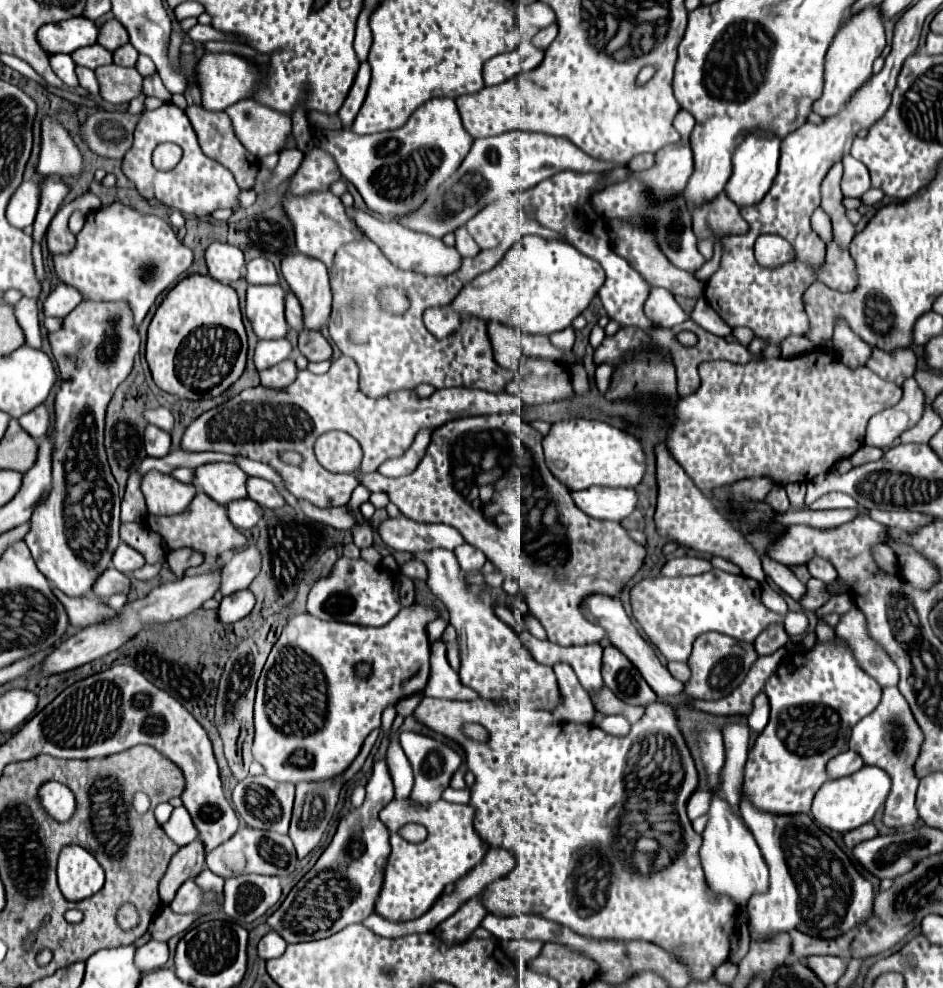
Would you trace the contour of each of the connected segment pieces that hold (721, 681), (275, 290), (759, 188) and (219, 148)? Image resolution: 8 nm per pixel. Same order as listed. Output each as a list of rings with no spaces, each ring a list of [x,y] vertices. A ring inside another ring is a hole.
[[[719,632],[701,634],[695,640],[693,652],[687,660],[687,664],[691,668],[691,678],[685,682],[683,692],[697,700],[721,700],[743,682],[743,678],[747,676],[747,672],[755,660],[757,660],[757,652],[755,652],[753,644],[739,642],[739,640],[723,636]]]
[[[249,286],[245,316],[253,326],[253,332],[259,340],[277,340],[285,338],[287,322],[285,322],[285,306],[283,306],[285,290],[275,286]]]
[[[757,130],[745,138],[745,142],[735,150],[733,156],[733,174],[725,186],[725,194],[737,204],[737,206],[749,206],[759,202],[767,190],[771,188],[771,182],[777,174],[777,160],[779,160],[779,144],[781,140],[775,138],[771,132]]]
[[[189,106],[185,110],[185,114],[187,114],[187,118],[197,134],[197,140],[199,140],[203,154],[221,162],[225,168],[229,168],[241,190],[253,188],[255,174],[259,172],[259,160],[235,138],[235,130],[231,130],[231,120],[227,118],[227,114],[225,112],[209,112],[209,110],[203,110],[201,106]]]

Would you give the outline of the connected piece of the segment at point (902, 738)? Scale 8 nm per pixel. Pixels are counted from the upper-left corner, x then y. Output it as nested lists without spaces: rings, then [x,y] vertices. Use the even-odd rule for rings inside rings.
[[[885,688],[883,698],[879,706],[867,714],[859,724],[853,726],[851,738],[849,738],[849,748],[855,750],[865,764],[879,766],[885,770],[891,778],[891,794],[887,796],[887,804],[883,806],[883,824],[889,828],[901,828],[901,826],[911,826],[919,820],[917,808],[915,808],[915,792],[919,778],[913,772],[913,764],[919,756],[923,742],[923,734],[909,710],[907,700],[901,696],[897,688]]]

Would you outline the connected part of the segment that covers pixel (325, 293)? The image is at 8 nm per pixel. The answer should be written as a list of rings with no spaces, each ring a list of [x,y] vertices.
[[[291,254],[281,262],[283,278],[301,302],[303,328],[321,330],[327,324],[331,312],[331,290],[329,276],[323,262],[307,258],[303,254]]]

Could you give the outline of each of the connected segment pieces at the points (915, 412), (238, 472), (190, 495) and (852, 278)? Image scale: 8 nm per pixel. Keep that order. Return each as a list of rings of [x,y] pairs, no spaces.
[[[907,378],[903,382],[903,398],[897,406],[887,408],[879,414],[875,414],[869,420],[865,444],[877,446],[881,450],[889,448],[905,430],[913,428],[925,410],[925,394],[917,386],[915,378]]]
[[[203,464],[195,468],[195,486],[217,504],[227,506],[231,500],[247,498],[247,474],[237,464]]]
[[[151,472],[143,476],[141,492],[151,514],[171,516],[183,512],[189,506],[197,494],[197,488],[193,484],[181,484],[171,474]]]
[[[835,242],[827,246],[827,256],[823,266],[819,268],[821,272],[817,274],[817,280],[829,286],[831,290],[839,292],[851,292],[857,284],[857,274],[855,274],[855,262],[849,254],[849,250],[839,250]]]

